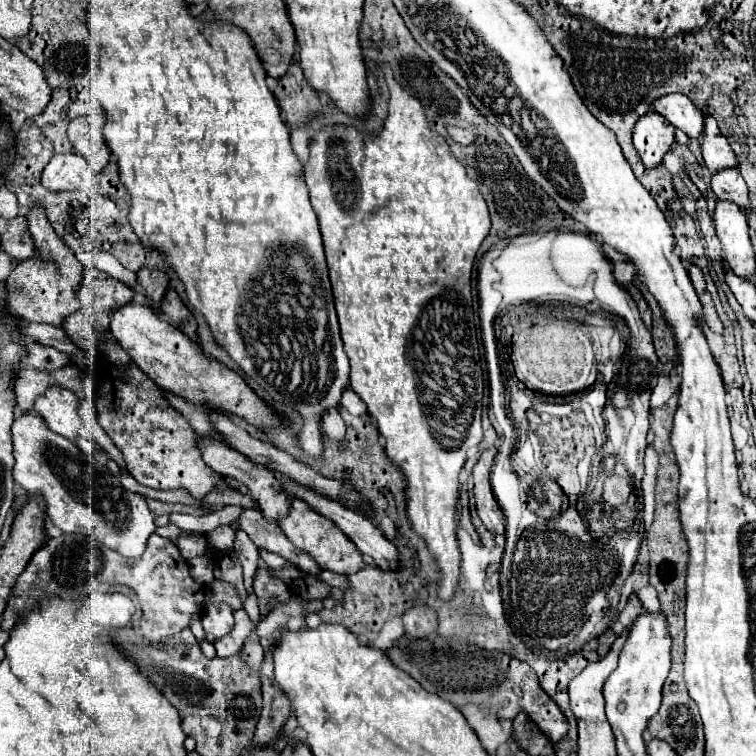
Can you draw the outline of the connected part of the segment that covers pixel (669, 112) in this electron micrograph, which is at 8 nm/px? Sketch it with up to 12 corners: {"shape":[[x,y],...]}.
{"shape":[[685,94],[653,100],[653,110],[689,138],[701,138],[703,114]]}

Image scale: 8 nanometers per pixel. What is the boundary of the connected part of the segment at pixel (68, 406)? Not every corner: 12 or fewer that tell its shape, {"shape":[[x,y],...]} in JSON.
{"shape":[[49,388],[33,410],[47,426],[75,442],[81,398]]}

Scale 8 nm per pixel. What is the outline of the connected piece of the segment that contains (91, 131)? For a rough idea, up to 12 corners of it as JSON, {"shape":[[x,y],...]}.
{"shape":[[105,114],[69,122],[71,146],[91,172],[109,164],[103,140]]}

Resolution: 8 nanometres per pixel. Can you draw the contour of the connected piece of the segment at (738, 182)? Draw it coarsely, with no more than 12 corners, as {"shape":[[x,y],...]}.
{"shape":[[737,168],[713,172],[717,198],[749,208],[747,184]]}

